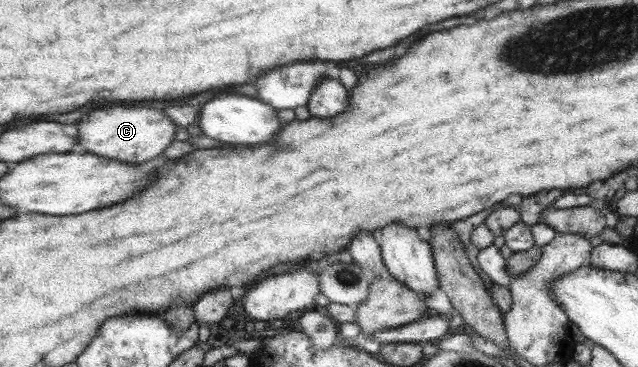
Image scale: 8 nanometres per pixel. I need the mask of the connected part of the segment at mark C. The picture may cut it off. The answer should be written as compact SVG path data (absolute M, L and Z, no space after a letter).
M134 105L128 108L114 106L106 112L94 110L78 120L75 150L138 165L160 156L162 150L174 140L177 129L172 119L160 109Z

